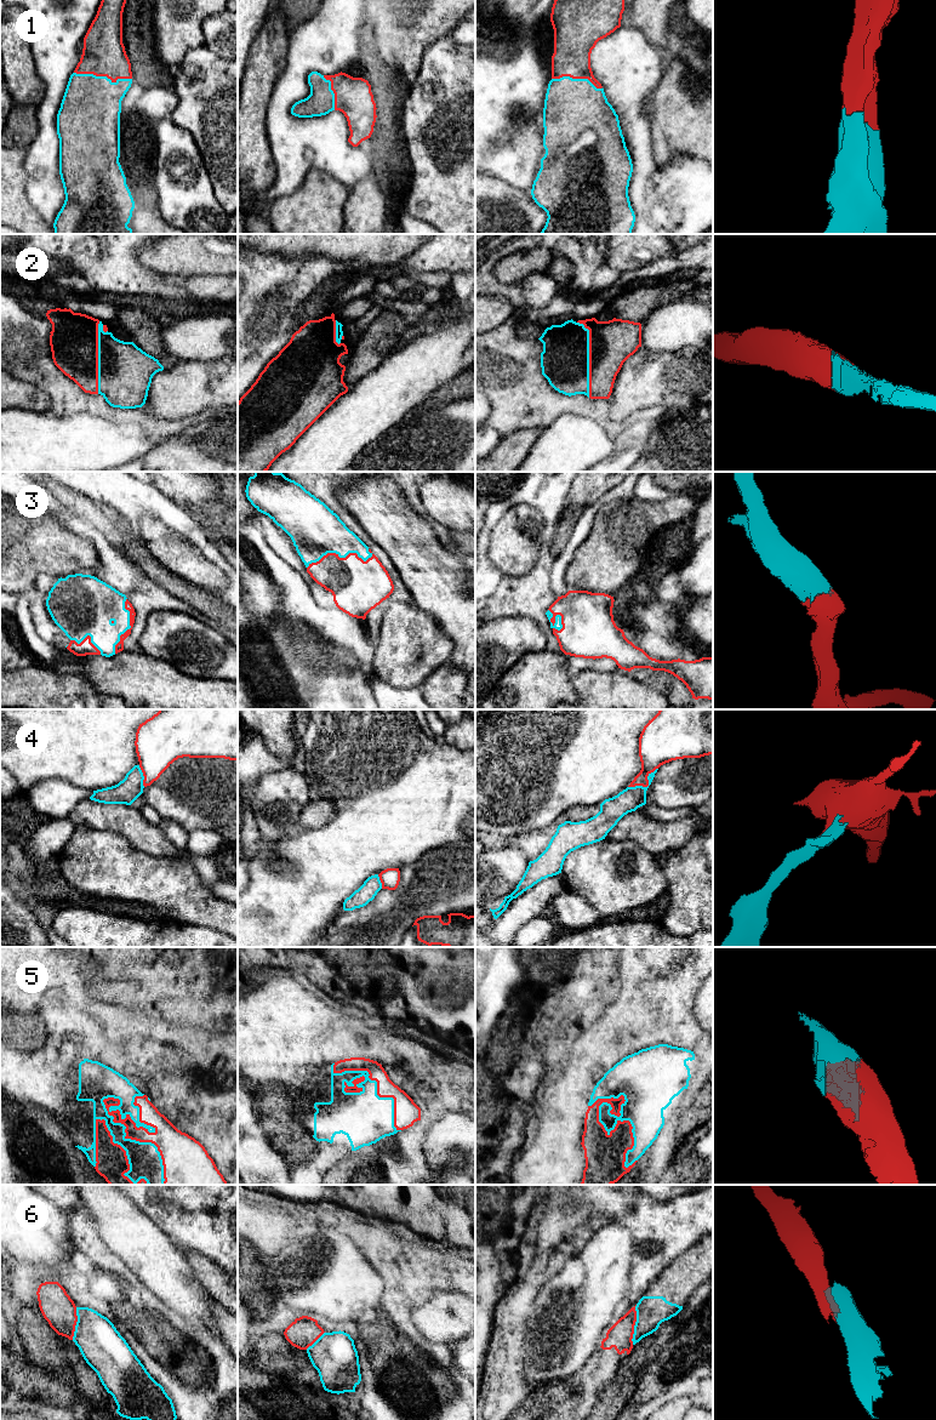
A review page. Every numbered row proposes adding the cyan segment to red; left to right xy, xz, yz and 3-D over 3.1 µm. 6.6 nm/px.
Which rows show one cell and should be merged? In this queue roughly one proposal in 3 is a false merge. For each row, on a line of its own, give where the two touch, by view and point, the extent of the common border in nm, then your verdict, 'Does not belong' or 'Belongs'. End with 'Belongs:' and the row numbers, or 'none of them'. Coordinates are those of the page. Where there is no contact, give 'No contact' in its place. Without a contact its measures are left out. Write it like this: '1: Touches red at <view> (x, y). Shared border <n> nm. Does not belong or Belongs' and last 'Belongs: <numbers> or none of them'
1: Touches red at xy (103, 75). Shared border 380 nm. Belongs
2: Touches red at yz (589, 358). Shared border 500 nm. Belongs
3: Touches red at xz (338, 557). Shared border 440 nm. Belongs
4: Touches red at yz (646, 786). Shared border 240 nm. Does not belong
5: Touches red at xy (136, 1140). Shared border 700 nm. Belongs
6: Touches red at yz (634, 1324). Shared border 260 nm. Does not belong
Belongs: 1, 2, 3, 5

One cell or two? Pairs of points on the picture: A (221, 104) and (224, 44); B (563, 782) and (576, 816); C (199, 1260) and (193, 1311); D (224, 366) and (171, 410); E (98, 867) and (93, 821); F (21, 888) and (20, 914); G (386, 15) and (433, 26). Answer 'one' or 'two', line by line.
A: two
B: two
C: two
D: one
E: two
F: two
G: one

